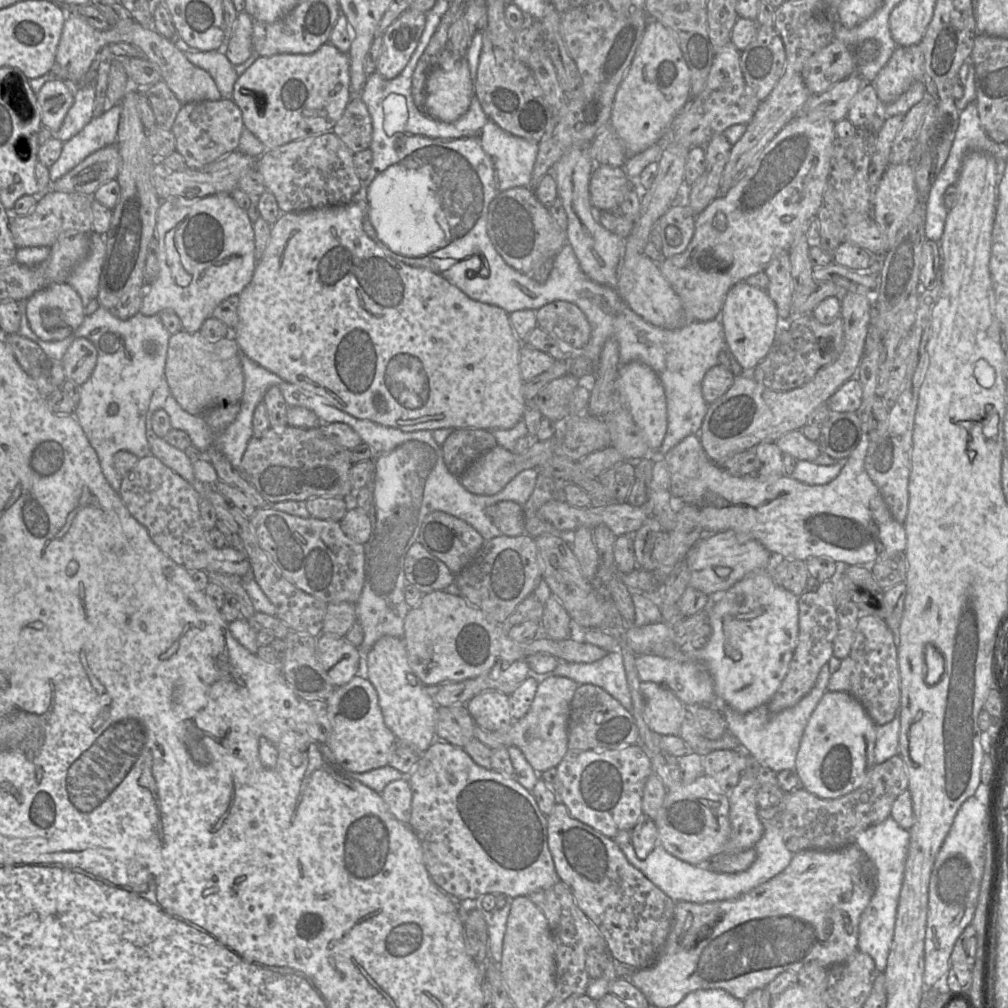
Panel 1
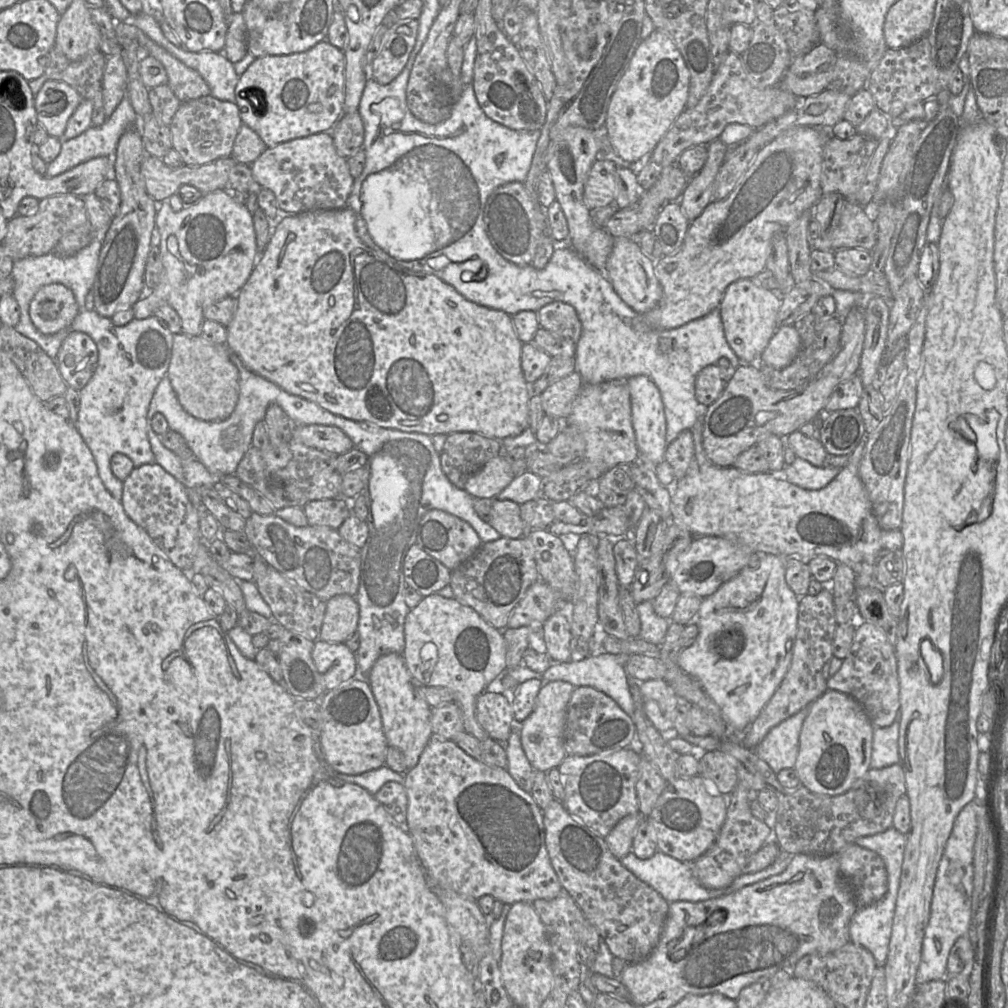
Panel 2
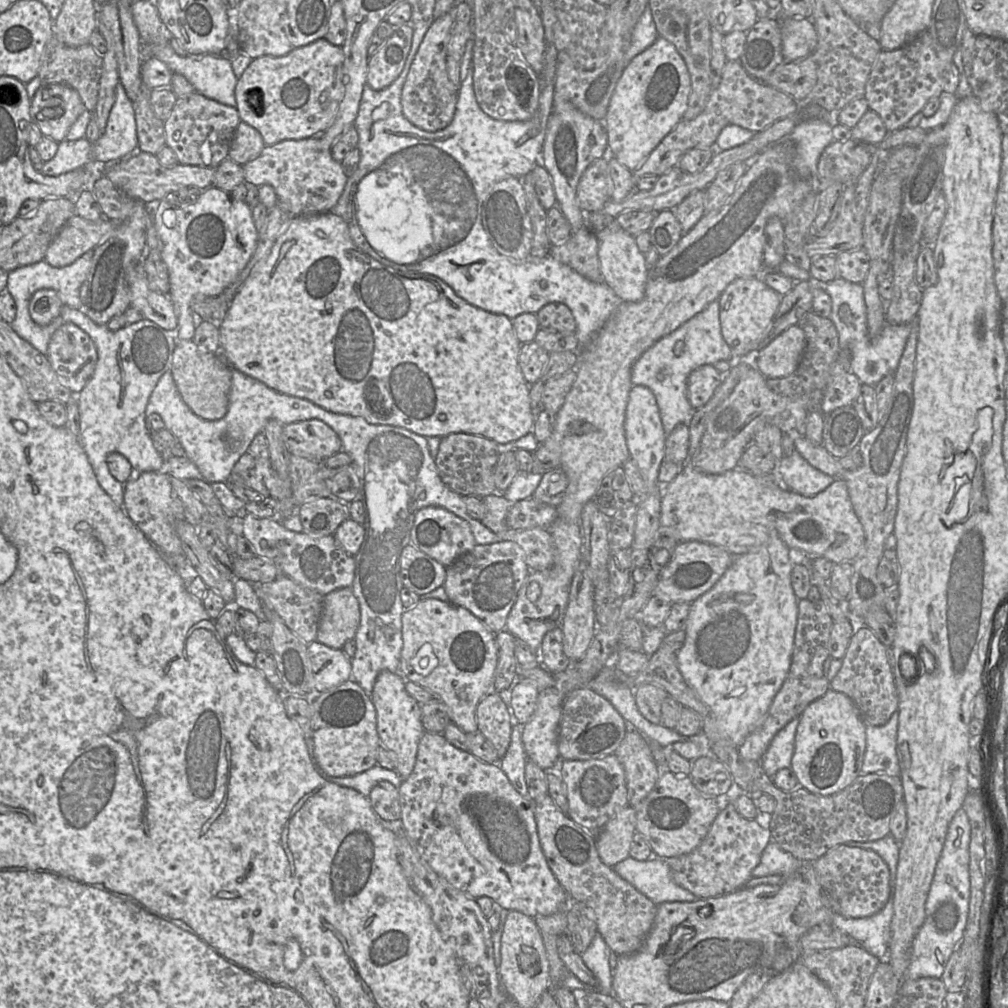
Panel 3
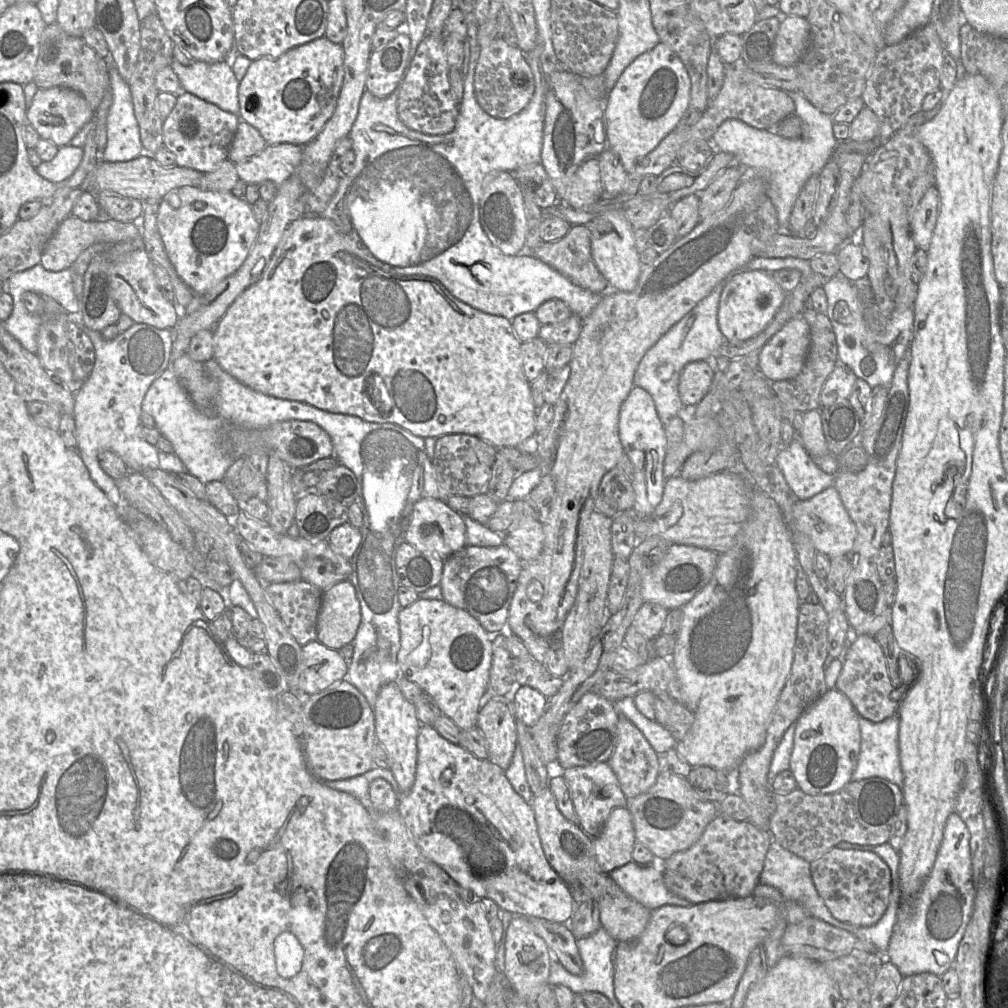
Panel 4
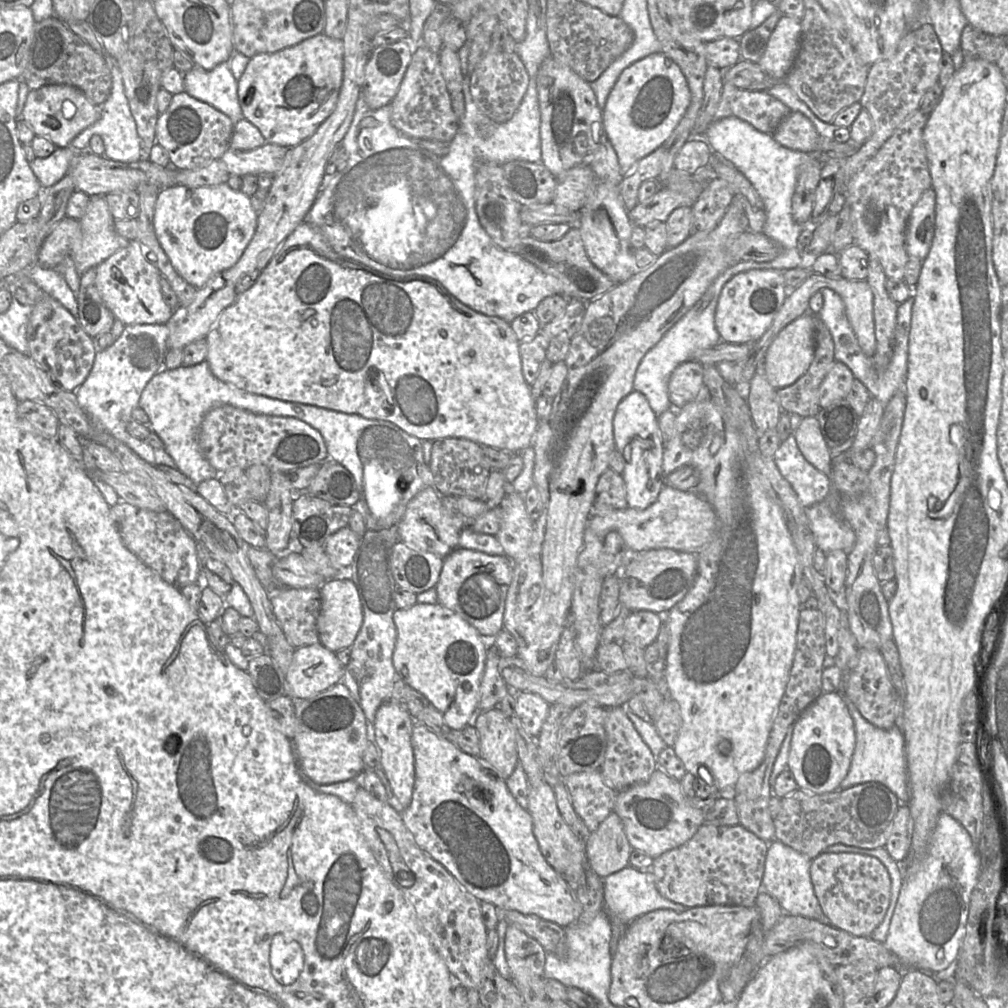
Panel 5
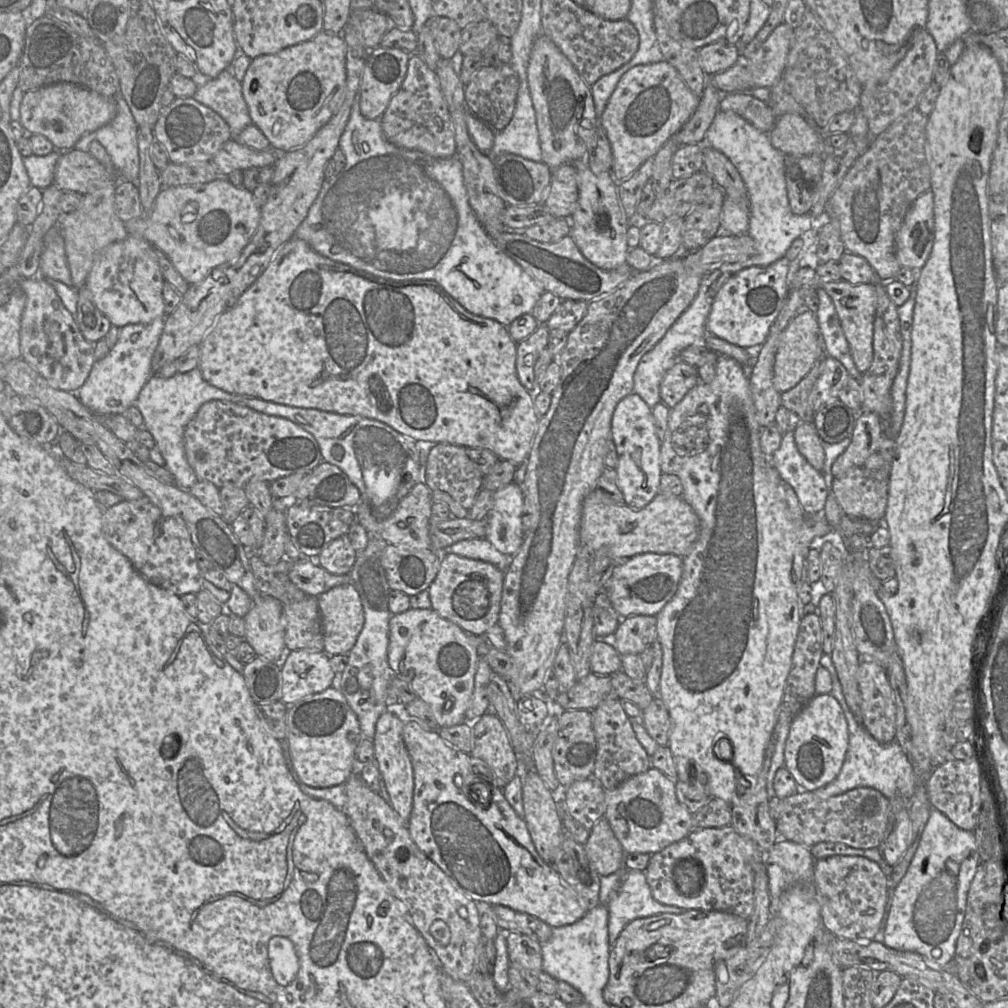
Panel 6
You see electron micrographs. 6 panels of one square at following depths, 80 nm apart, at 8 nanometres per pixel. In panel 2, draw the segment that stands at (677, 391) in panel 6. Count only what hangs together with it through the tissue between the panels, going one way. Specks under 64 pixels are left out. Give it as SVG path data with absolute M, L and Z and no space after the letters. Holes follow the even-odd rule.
M717 364L702 369L695 380L695 397L702 407L713 404L724 391L734 369L721 369Z

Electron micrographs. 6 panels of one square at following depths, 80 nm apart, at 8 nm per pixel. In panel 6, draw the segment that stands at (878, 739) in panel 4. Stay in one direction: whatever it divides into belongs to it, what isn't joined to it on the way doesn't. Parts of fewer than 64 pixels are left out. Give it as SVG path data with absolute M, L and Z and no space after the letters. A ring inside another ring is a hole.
M842 705L849 730L849 745L844 763L838 776L825 787L815 790L820 798L827 799L859 787L878 790L890 800L910 801L917 787L917 776L907 755L897 741L888 744L878 742L857 721L850 708Z

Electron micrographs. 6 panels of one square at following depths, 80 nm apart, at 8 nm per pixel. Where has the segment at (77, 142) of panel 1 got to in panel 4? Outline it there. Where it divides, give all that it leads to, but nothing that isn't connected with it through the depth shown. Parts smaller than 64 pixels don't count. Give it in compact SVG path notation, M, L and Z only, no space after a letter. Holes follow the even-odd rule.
M108 58L110 89L113 102L109 109L107 143L101 159L108 162L129 161L144 152L140 128L134 113L133 98L129 85L121 77L117 67ZM72 145L62 146L50 161L43 161L35 168L44 179L60 184L69 178L77 169L83 158L83 148Z

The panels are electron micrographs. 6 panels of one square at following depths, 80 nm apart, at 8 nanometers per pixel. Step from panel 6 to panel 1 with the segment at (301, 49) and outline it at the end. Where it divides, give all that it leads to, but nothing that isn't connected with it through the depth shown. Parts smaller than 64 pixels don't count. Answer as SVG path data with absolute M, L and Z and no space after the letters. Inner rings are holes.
M329 42L310 54L258 57L238 77L232 96L241 110L245 129L255 135L266 150L332 131L350 99L348 54Z

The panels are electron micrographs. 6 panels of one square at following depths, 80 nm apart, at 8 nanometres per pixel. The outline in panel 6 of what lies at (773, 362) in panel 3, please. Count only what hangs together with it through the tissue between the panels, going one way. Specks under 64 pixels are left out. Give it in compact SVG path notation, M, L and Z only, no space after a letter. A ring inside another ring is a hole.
M808 309L799 311L781 333L773 366L773 385L782 394L795 387L825 353L823 337L815 313Z

